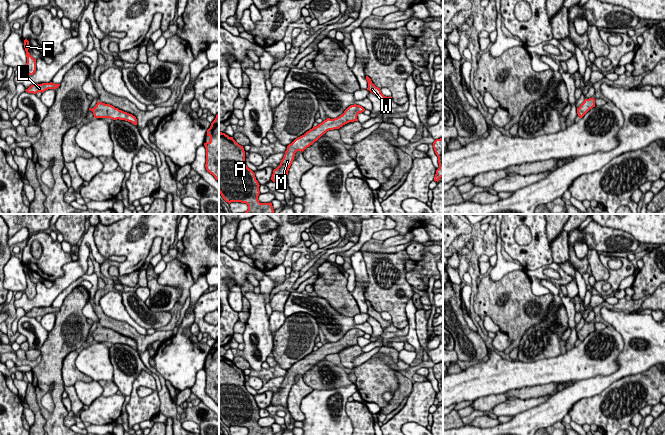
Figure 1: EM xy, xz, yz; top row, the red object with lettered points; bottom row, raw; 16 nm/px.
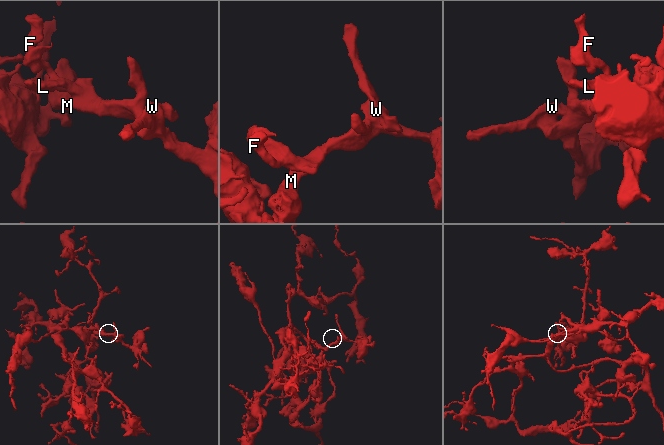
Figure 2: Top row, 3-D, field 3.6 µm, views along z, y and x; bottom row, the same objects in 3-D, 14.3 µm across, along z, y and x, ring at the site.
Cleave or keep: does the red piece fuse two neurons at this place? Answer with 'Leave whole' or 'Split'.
Split

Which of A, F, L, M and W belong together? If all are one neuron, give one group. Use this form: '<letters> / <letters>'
A F L M / W

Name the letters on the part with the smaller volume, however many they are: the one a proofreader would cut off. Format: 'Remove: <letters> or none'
Remove: W

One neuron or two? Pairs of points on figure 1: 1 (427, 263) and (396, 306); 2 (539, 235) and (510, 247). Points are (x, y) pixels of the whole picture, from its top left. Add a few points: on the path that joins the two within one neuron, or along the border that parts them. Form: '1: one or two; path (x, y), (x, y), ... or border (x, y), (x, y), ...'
1: two; border (405, 273), (405, 279), (413, 286)
2: one; path (535, 243), (529, 249), (518, 249)

